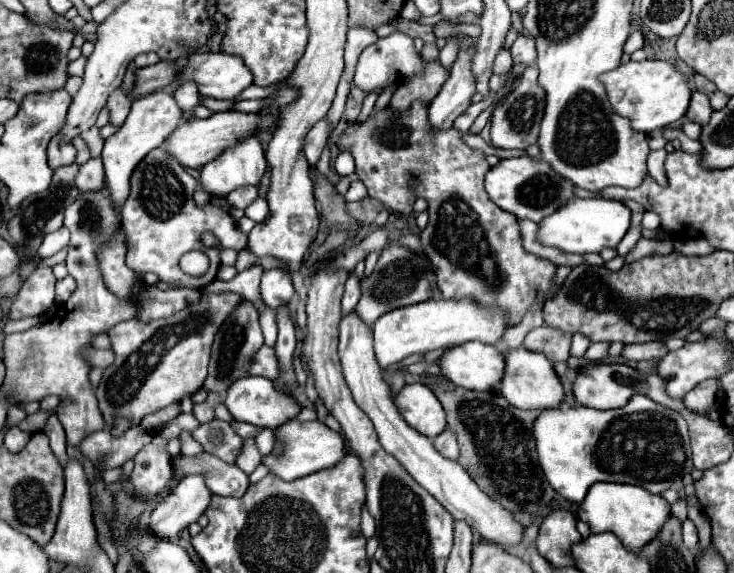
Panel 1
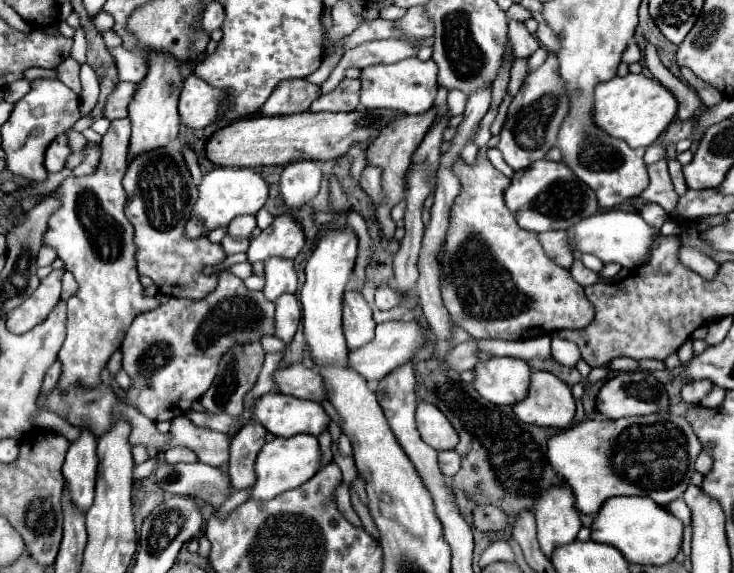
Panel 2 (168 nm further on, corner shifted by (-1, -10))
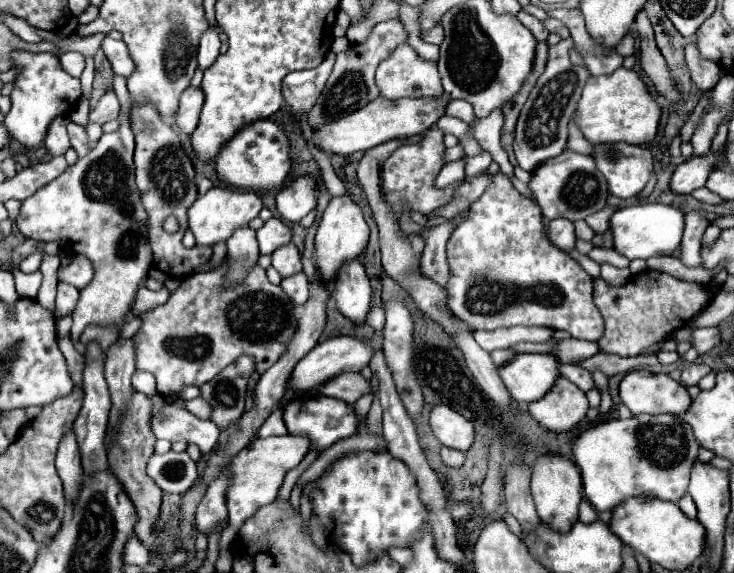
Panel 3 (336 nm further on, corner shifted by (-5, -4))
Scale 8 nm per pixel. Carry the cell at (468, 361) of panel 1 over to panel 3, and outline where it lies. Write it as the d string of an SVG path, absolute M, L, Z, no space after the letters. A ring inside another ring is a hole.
M514 354L504 366L498 368L498 372L508 388L508 394L512 394L512 400L528 404L540 400L552 388L552 382L558 378L558 364L560 362L552 354Z

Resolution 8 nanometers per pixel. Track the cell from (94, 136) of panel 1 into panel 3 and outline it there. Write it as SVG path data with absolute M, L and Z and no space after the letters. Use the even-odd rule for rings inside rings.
M81 95L79 101L76 112L70 114L70 120L76 122L76 124L80 124L80 126L84 126L88 122L88 100Z

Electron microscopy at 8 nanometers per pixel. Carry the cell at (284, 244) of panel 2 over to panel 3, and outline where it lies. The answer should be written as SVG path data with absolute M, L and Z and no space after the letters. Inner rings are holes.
M270 218L262 228L256 230L256 236L260 244L260 254L272 254L276 248L292 240L292 230L280 218Z

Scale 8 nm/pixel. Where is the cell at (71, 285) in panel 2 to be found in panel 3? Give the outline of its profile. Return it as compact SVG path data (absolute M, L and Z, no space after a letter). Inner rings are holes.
M72 256L70 264L58 276L60 276L58 278L60 282L68 282L68 284L76 286L78 290L82 290L92 280L92 264L84 256Z

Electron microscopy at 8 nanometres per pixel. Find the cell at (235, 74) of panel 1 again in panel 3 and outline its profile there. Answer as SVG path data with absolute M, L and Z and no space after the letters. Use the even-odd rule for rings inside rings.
M188 86L180 98L180 108L174 116L174 122L176 126L186 132L186 134L192 134L198 126L198 116L200 116L200 108L204 104L204 92L202 88L196 88L196 86Z

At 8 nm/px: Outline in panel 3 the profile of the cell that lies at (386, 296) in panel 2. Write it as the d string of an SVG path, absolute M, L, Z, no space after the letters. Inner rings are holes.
M374 306L368 314L368 324L374 328L374 330L382 330L384 328L384 306Z

